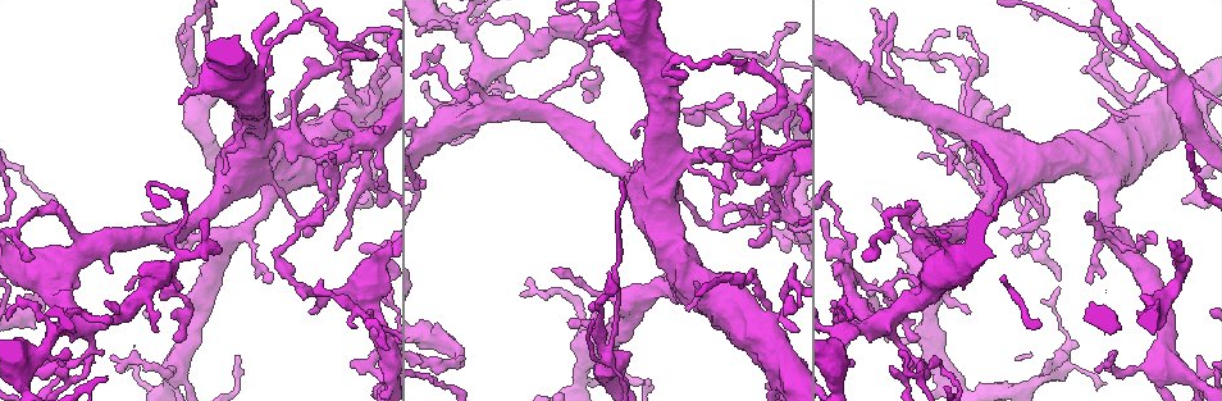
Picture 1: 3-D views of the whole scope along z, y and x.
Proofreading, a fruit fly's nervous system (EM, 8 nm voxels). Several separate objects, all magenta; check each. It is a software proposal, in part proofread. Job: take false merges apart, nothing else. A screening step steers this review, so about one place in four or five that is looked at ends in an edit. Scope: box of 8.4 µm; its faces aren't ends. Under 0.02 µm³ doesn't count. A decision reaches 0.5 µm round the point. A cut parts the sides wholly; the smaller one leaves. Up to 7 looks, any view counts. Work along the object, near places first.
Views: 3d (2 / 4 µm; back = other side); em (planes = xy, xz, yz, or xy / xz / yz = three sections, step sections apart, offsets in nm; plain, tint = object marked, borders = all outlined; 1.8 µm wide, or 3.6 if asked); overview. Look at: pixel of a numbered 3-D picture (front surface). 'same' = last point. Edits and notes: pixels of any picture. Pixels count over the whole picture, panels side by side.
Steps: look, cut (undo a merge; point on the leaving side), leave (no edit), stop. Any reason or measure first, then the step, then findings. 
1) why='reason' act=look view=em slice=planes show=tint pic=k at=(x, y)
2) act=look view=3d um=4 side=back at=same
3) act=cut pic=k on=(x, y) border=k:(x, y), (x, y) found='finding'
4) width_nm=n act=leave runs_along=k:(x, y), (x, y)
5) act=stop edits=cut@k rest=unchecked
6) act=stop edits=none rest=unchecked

why='branch point' act=look view=3d um=4 side=back pic=1 at=(51, 292)

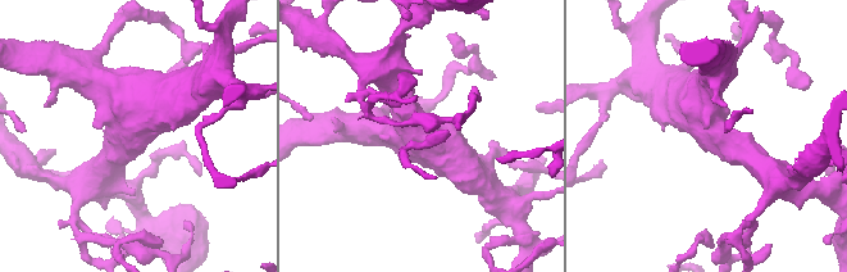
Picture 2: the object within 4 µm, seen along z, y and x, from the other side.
act=look view=em um=3.6 slice=planes show=tint pic=2 at=(711, 137)

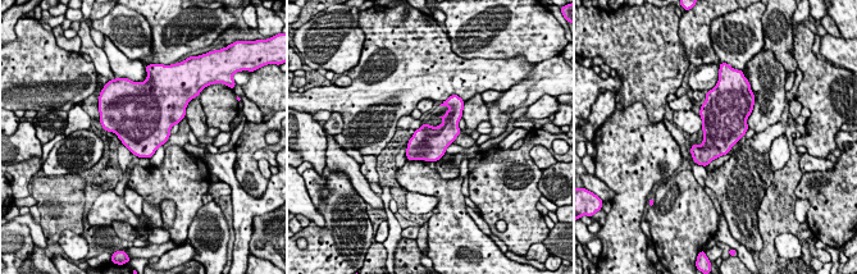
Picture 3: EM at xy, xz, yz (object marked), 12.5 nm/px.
width_nm=440 act=leave found='one neuron here'

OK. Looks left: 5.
act=look view=em slice=planes show=tint pic=1 at=(775, 54)

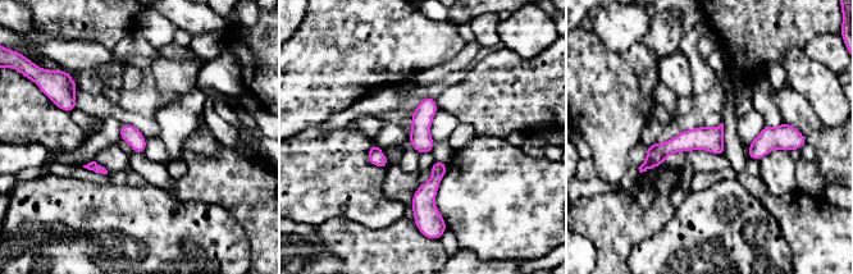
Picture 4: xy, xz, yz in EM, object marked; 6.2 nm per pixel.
act=leave runs_along=4:(720, 129), (673, 145), (643, 168) found='all the same neuron'

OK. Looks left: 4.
why='four-way junction' act=look view=em um=3.6 slice=xz step=4 show=tint pic=1 at=(569, 28)

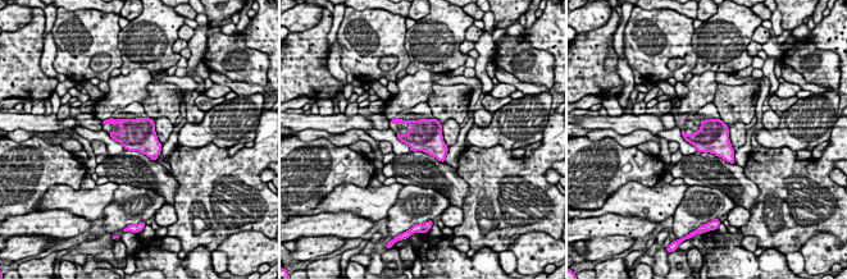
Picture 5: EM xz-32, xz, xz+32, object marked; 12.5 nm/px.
act=look view=em um=3.6 slice=planes show=tint at=same

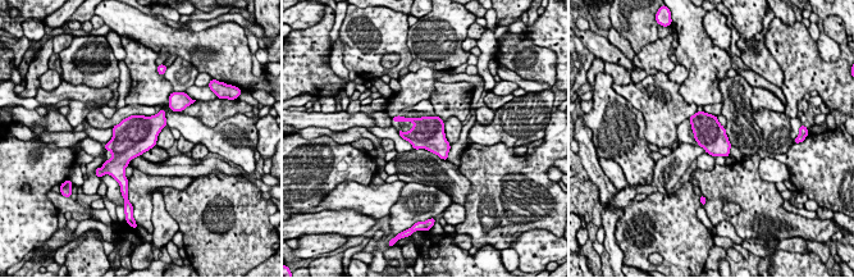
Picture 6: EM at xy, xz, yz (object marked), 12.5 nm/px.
act=leave found='continuous, no second neuron'

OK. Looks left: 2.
act=stop edits=none rest=unchecked

